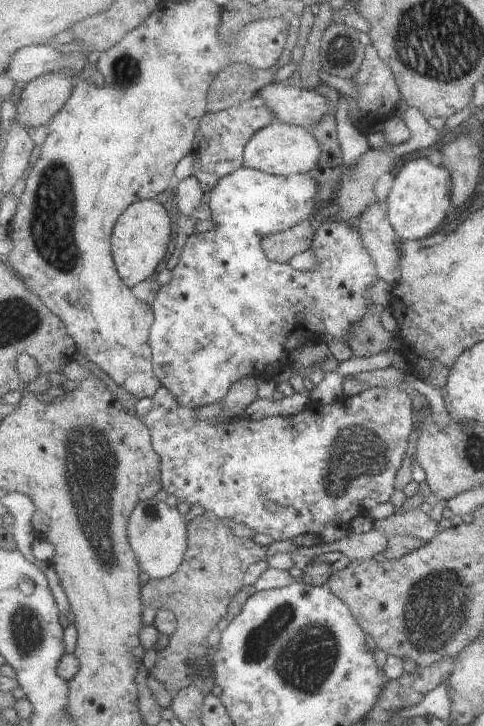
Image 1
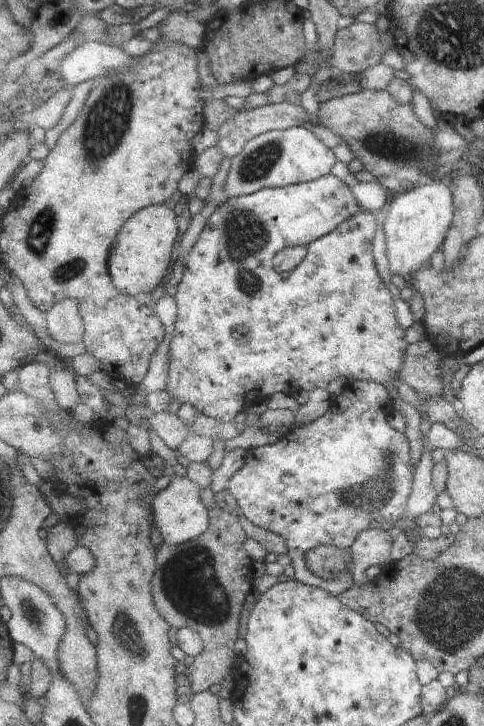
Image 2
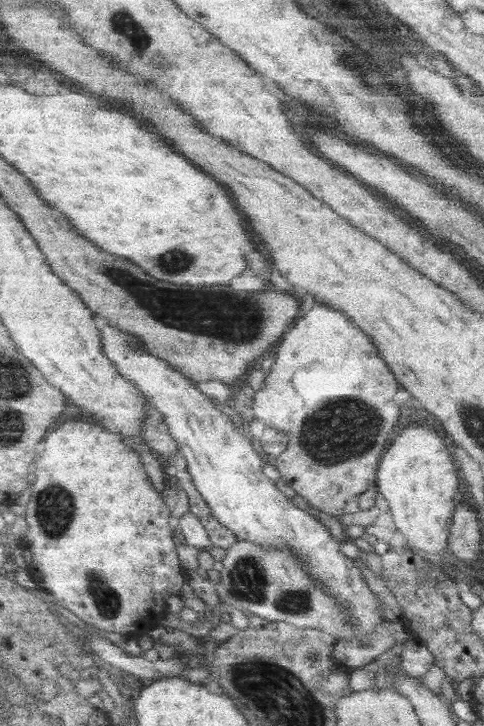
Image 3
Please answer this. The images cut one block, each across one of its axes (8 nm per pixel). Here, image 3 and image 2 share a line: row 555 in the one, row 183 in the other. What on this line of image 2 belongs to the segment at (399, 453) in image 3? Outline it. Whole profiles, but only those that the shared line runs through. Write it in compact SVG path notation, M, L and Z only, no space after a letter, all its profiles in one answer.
M435 178L411 192L392 196L387 205L387 218L384 222L387 235L387 258L391 276L400 276L409 280L421 266L426 265L431 256L442 250L443 242L454 224L454 193L453 187L446 180Z

